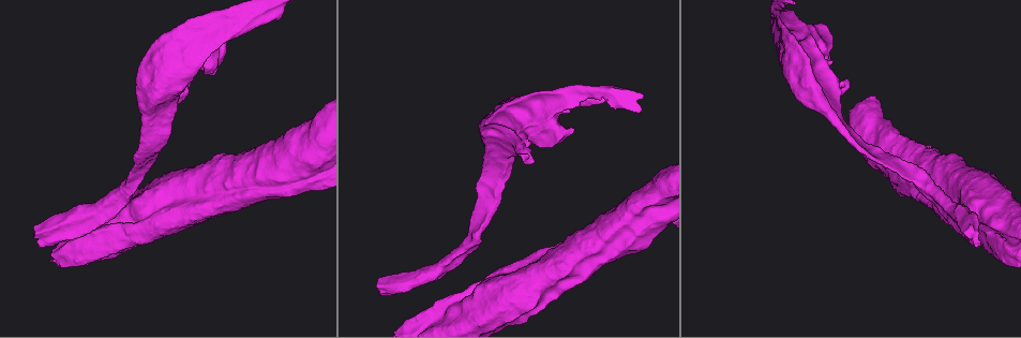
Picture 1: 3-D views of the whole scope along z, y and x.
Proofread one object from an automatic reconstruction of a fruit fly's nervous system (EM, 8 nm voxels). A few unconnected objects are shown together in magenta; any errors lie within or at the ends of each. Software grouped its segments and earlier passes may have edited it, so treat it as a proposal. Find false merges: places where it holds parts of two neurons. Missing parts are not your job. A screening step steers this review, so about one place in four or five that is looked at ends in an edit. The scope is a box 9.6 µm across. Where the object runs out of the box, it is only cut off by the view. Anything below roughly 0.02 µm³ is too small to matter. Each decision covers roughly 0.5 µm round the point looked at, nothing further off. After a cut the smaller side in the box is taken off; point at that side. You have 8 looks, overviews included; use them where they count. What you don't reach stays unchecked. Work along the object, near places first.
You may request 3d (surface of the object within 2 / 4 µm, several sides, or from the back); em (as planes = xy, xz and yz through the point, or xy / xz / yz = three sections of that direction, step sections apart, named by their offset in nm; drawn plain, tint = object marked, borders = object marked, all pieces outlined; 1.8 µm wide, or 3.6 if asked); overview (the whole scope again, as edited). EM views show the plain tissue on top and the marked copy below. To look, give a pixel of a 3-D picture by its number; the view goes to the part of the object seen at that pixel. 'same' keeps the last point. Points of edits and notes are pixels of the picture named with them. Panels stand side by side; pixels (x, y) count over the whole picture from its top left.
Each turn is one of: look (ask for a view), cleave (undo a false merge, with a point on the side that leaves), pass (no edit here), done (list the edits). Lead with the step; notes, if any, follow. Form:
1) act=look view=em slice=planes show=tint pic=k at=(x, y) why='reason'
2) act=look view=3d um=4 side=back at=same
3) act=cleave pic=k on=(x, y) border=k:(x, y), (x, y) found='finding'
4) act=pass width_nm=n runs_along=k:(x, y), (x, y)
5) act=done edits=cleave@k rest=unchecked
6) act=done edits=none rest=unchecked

act=look view=3d um=4 pic=1 at=(546, 147) why='touches itself'

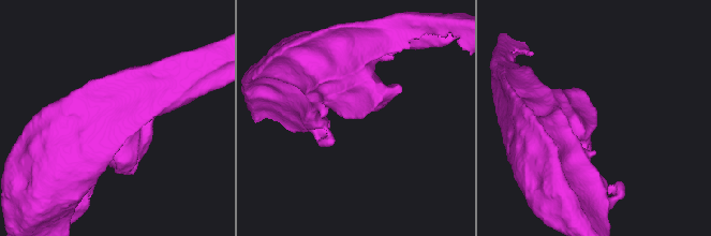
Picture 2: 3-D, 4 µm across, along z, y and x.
act=look view=em um=3.6 slice=xy step=4 show=tint pic=2 at=(356, 117)

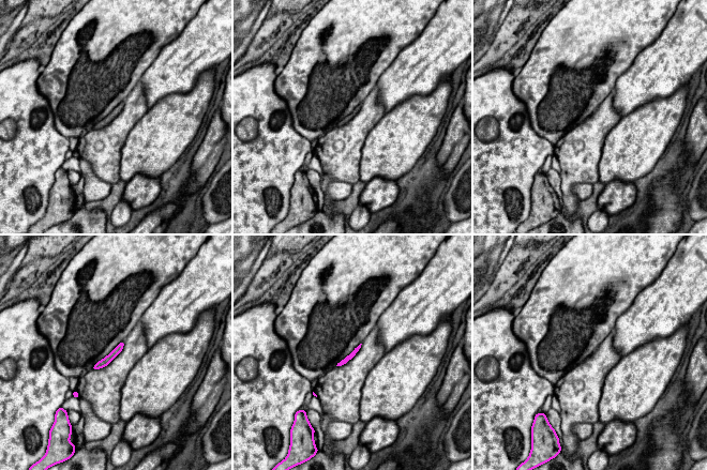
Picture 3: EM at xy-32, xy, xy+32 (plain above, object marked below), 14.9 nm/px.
act=look view=em um=3.6 slice=planes show=tint at=same why='another direction'

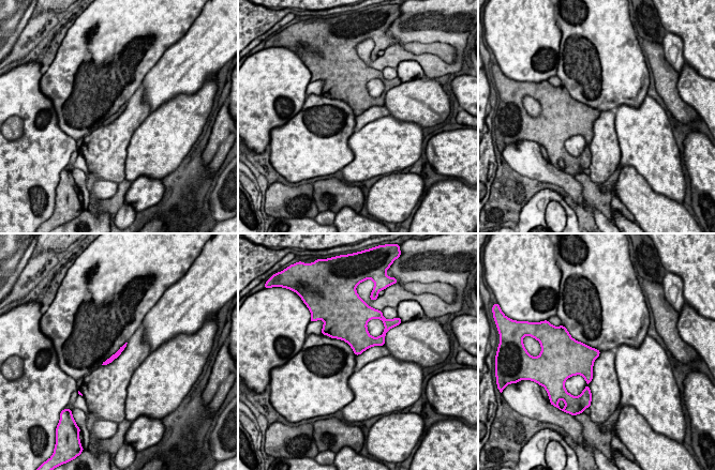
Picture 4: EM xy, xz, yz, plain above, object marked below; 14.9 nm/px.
act=pass runs_along=4:(123, 347), (104, 363) found='one neuron here'

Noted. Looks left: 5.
act=look view=em slice=xz step=4 show=tint pic=1 at=(881, 153) why='touches itself'

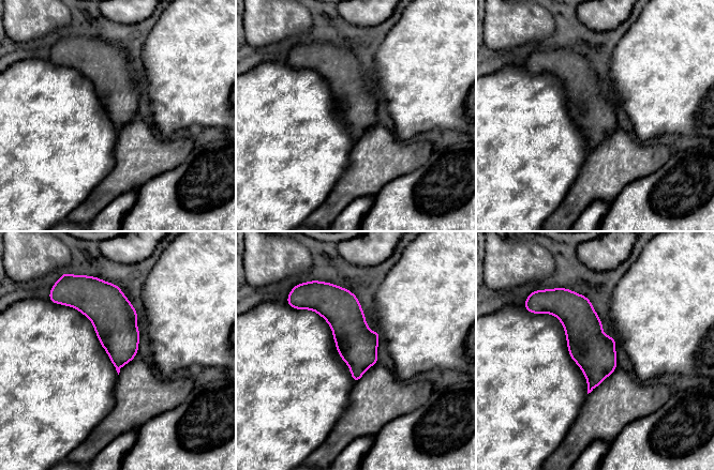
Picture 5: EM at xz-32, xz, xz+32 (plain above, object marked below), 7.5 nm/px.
act=look view=em slice=planes show=tint at=same why='cut it another way'

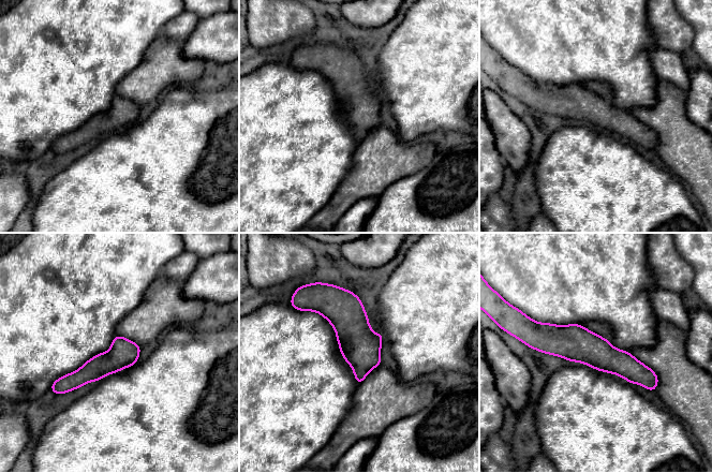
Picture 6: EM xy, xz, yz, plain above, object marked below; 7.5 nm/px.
act=pass found='all the same neuron'

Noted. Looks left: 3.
act=look view=em um=3.6 slice=yz step=4 show=tint pic=1 at=(168, 90) why='calibre changes'

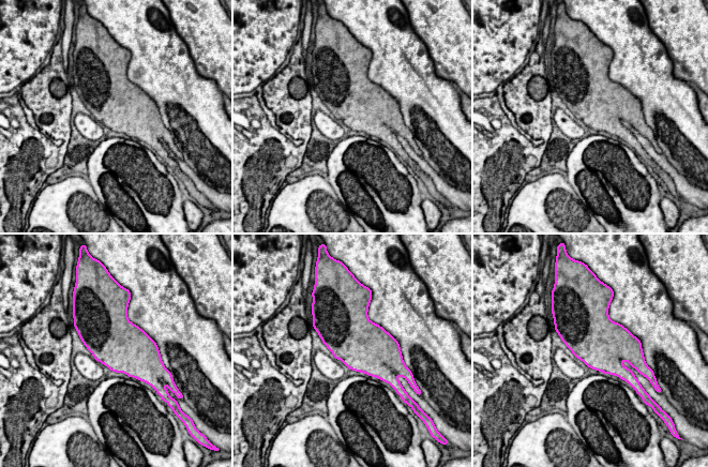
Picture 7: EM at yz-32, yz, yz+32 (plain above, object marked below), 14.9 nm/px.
act=look view=em um=3.6 slice=planes show=tint at=same why='another direction'

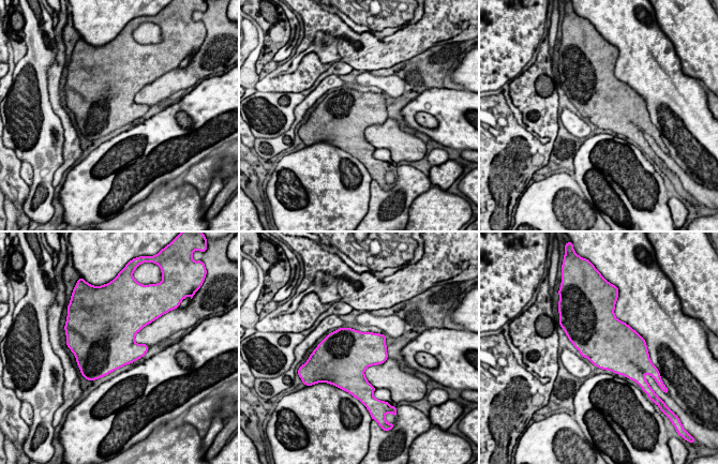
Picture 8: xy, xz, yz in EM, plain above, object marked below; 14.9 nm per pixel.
act=pass found='all the same neuron'

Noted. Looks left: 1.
act=look view=em um=3.6 slice=xz step=16 show=tint pic=1 at=(212, 198) why='sudden change in width'

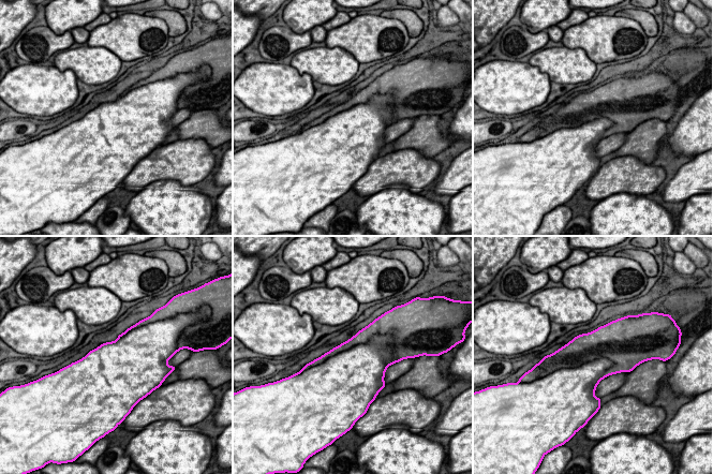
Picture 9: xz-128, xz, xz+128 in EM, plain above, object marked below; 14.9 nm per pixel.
act=cleave pic=9 on=(582, 349) width_nm=650 border=9:(614, 363), (595, 358), (560, 369) found='a second neuron is stuck on'

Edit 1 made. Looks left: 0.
act=done edits=cleave@9 rest=unchecked

